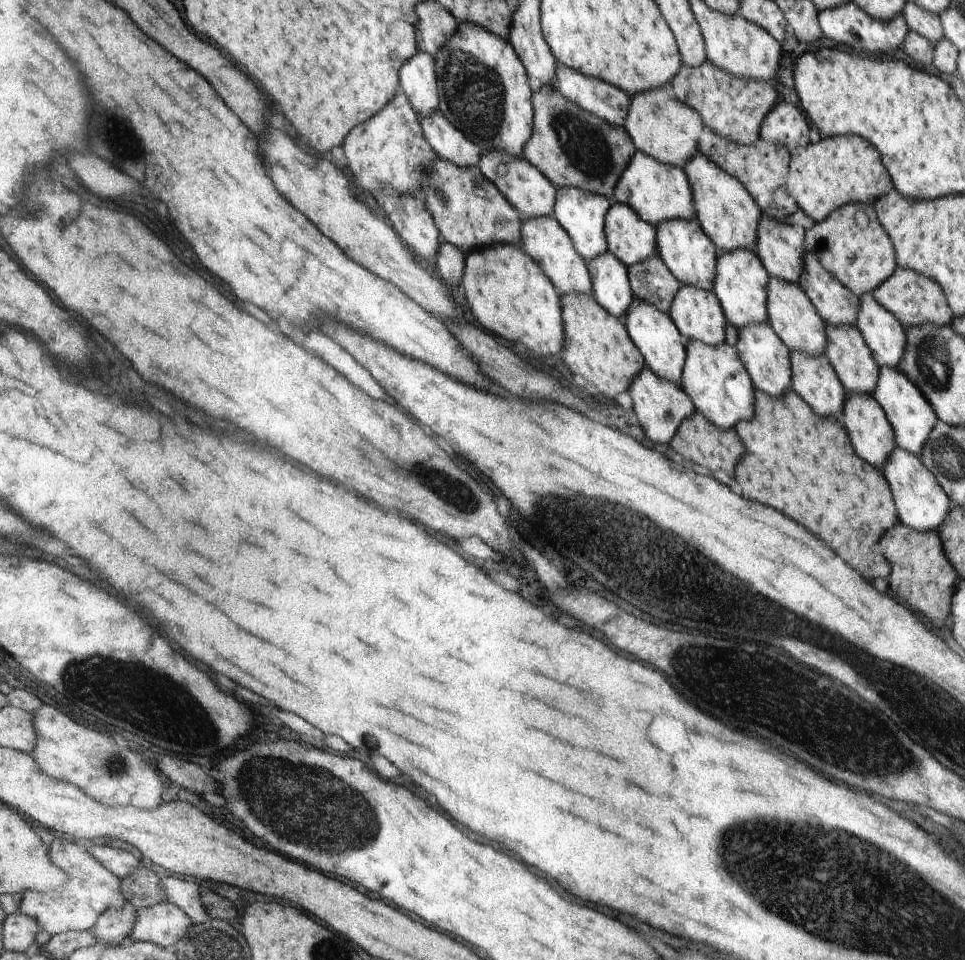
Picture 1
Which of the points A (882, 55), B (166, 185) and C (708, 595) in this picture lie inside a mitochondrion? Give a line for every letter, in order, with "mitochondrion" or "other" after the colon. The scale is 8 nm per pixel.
A: other
B: other
C: mitochondrion

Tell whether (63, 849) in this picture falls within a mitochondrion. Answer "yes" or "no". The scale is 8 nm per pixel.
no

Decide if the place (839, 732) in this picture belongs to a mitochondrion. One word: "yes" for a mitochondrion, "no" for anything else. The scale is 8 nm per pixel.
yes

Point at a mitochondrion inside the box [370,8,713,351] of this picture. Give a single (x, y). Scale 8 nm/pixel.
(473, 90)

